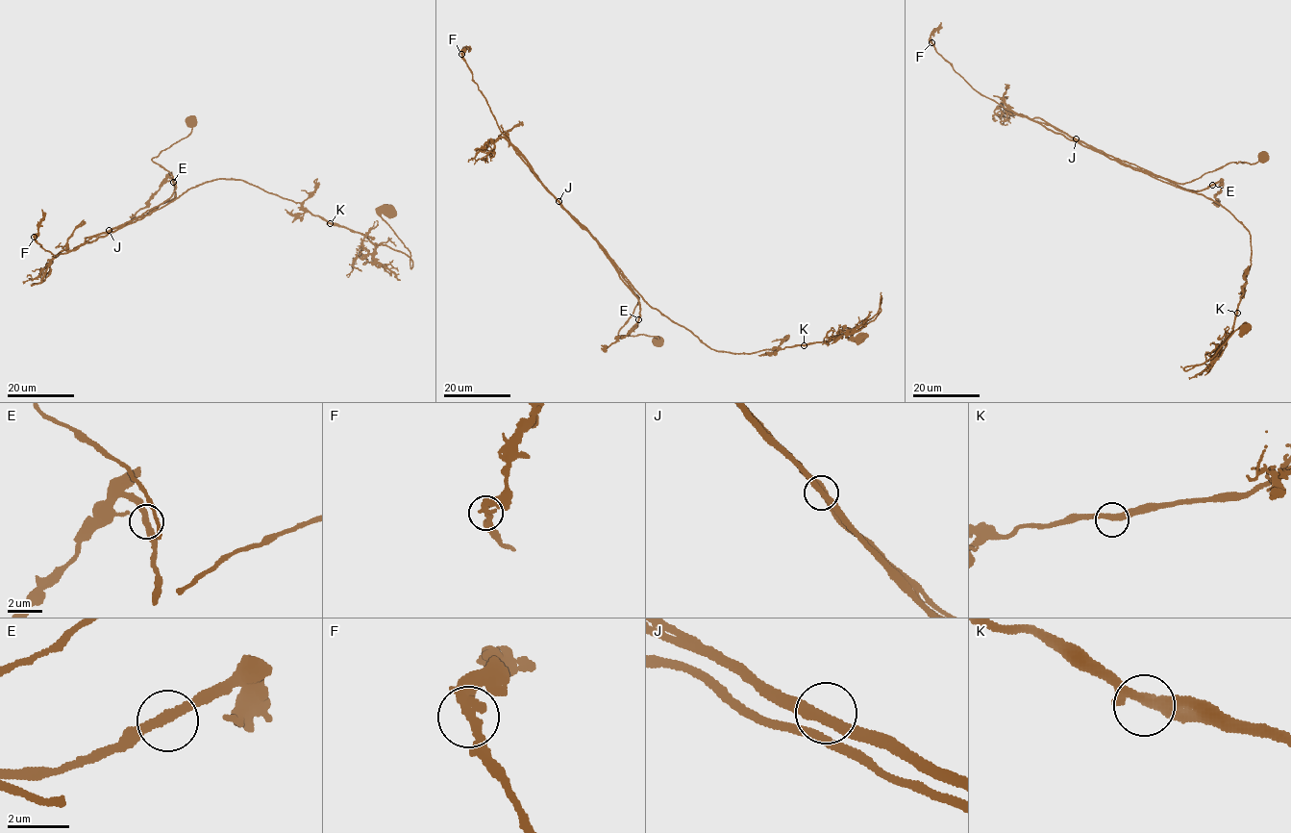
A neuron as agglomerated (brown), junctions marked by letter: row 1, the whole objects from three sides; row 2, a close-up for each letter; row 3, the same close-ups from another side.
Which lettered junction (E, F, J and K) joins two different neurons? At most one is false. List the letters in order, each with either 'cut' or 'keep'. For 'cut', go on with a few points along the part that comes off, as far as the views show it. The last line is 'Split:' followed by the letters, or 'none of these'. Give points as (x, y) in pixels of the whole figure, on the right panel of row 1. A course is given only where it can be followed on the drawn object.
E: keep
F: keep
J: cut; course (1077, 138), (1181, 184), (1228, 164), (1241, 162), (1251, 164), (1268, 156)
K: keep
Split: J

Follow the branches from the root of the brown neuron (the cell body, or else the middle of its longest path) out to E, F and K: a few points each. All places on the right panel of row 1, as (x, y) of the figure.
E: (1245, 327), (1200, 365), (1232, 330), (1251, 264), (1249, 233), (1217, 202), (1147, 173), (1187, 189), (1212, 185)
F: (1245, 327), (1200, 365), (1232, 330), (1251, 264), (1249, 233), (1228, 210), (1014, 113), (976, 90), (931, 42)
K: (1245, 327), (1244, 325), (1232, 332), (1214, 356), (1200, 365), (1221, 348), (1232, 330), (1237, 313)

